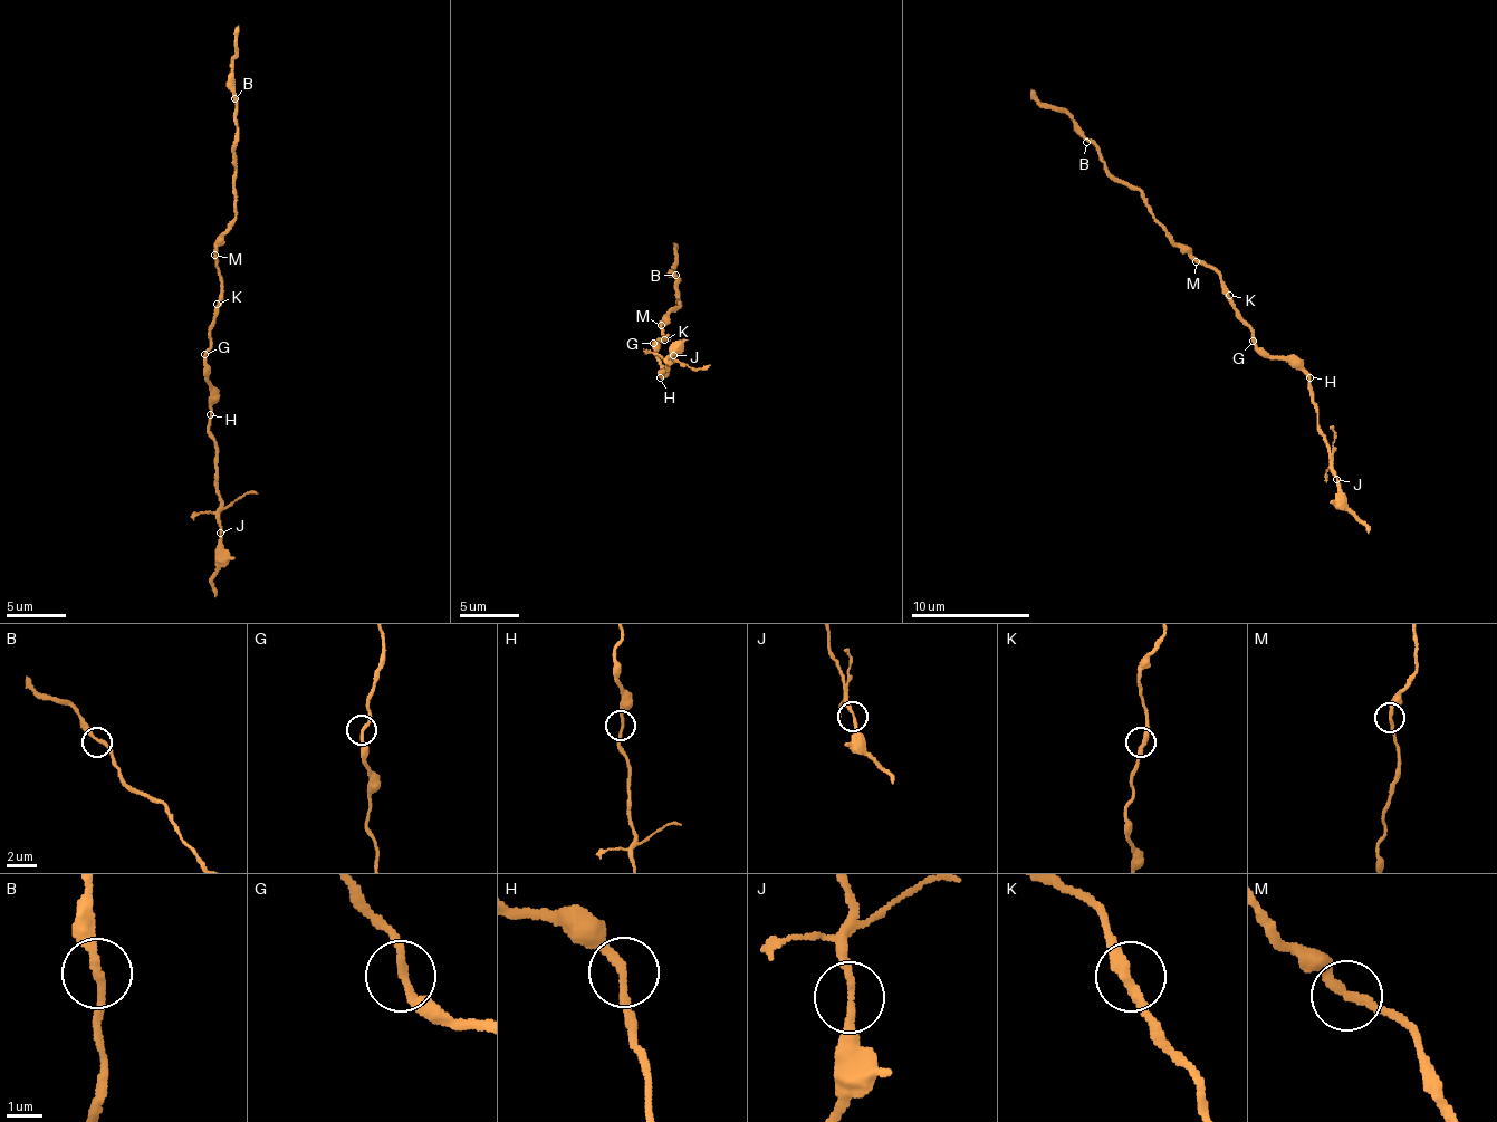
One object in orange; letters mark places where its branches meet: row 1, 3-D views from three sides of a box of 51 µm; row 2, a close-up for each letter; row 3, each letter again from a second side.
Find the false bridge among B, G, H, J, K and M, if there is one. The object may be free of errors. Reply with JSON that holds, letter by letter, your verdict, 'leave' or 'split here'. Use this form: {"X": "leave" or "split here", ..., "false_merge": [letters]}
{"B": "leave", "G": "leave", "H": "leave", "J": "leave", "K": "leave", "M": "leave", "false_merge": []}

